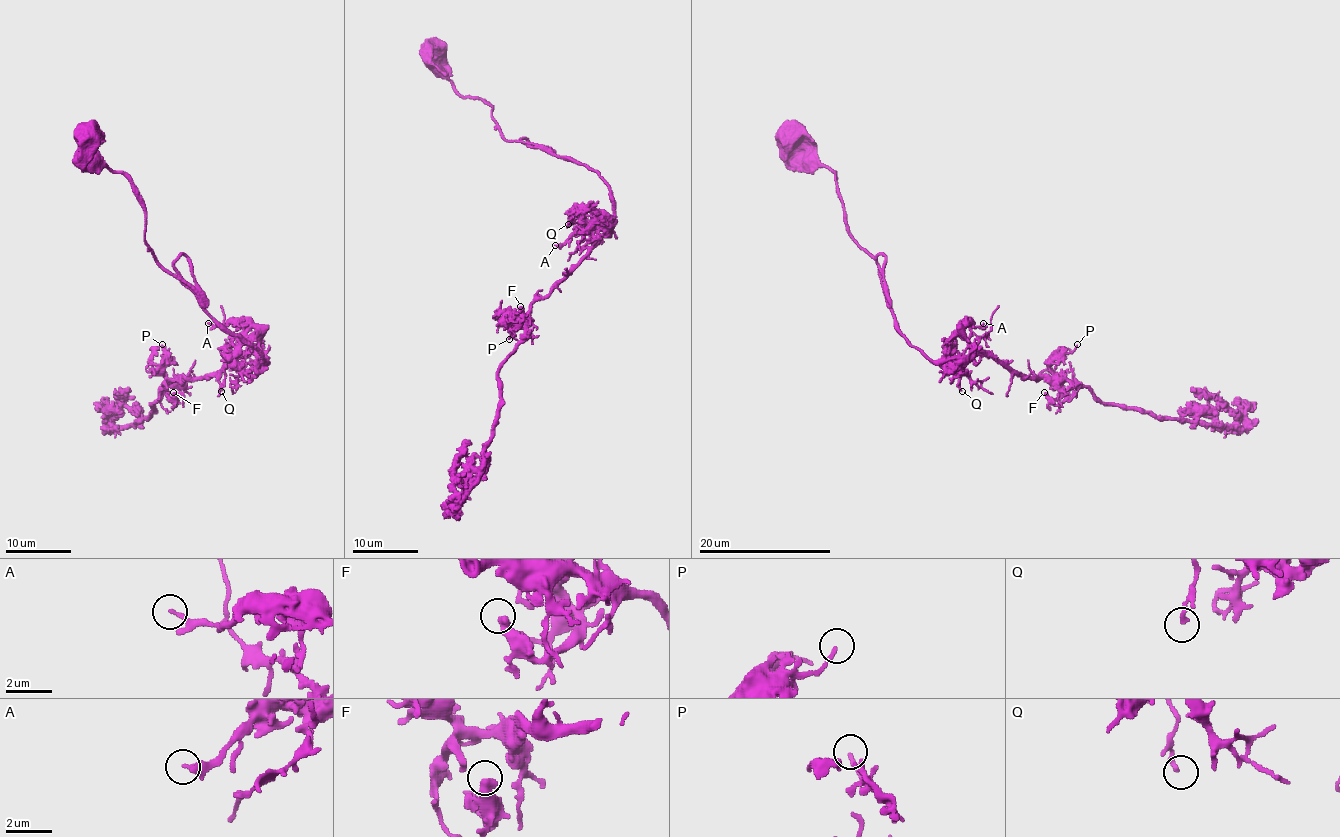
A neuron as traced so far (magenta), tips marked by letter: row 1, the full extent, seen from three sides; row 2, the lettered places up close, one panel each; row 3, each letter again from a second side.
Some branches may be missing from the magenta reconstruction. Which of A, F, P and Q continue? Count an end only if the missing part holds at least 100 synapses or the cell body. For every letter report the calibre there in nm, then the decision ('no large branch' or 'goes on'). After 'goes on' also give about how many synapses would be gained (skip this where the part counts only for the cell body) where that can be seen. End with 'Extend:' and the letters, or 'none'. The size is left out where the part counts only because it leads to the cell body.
A: calibre 130 nm; no large branch
F: calibre 440 nm; no large branch
P: calibre 160 nm; no large branch
Q: calibre 180 nm; no large branch
Extend: none

